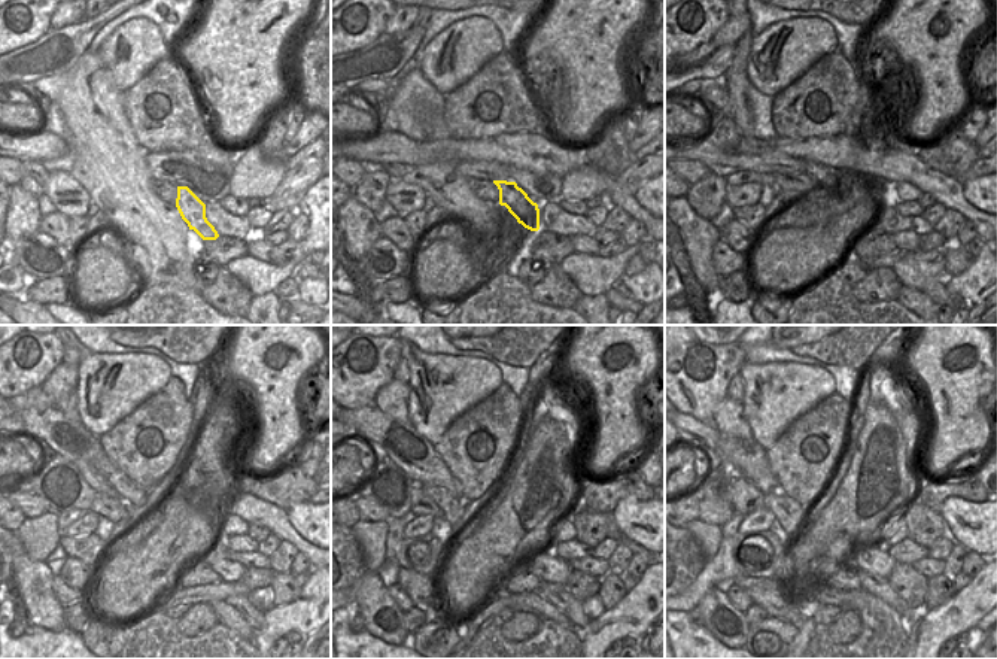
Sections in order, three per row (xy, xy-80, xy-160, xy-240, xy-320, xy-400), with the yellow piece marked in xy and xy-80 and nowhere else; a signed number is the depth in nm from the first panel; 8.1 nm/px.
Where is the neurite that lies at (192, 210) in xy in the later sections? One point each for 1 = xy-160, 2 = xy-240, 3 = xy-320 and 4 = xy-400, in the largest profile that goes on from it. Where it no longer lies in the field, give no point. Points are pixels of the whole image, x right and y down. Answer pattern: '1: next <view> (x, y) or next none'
1: next xy-160 (836, 184)
2: next xy-240 (70, 439)
3: next xy-320 (415, 455)
4: next xy-400 (747, 458)

